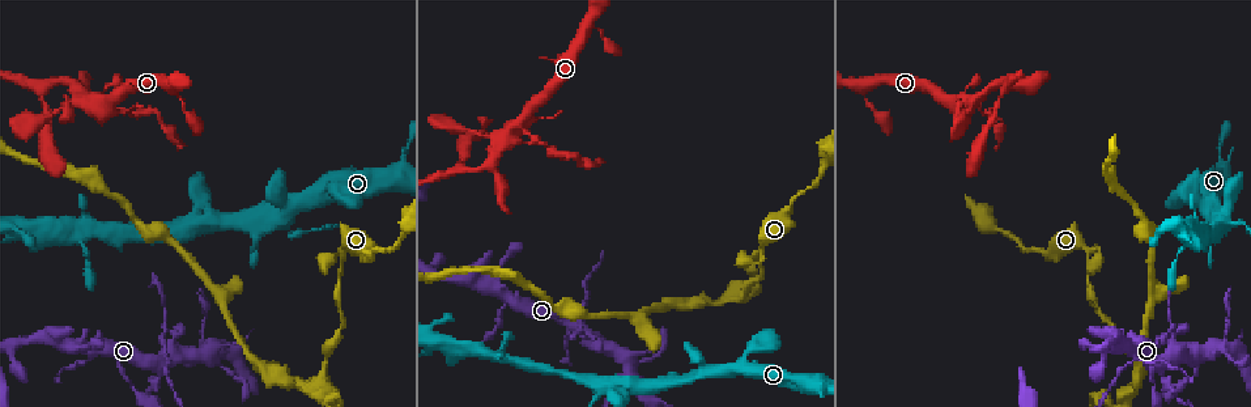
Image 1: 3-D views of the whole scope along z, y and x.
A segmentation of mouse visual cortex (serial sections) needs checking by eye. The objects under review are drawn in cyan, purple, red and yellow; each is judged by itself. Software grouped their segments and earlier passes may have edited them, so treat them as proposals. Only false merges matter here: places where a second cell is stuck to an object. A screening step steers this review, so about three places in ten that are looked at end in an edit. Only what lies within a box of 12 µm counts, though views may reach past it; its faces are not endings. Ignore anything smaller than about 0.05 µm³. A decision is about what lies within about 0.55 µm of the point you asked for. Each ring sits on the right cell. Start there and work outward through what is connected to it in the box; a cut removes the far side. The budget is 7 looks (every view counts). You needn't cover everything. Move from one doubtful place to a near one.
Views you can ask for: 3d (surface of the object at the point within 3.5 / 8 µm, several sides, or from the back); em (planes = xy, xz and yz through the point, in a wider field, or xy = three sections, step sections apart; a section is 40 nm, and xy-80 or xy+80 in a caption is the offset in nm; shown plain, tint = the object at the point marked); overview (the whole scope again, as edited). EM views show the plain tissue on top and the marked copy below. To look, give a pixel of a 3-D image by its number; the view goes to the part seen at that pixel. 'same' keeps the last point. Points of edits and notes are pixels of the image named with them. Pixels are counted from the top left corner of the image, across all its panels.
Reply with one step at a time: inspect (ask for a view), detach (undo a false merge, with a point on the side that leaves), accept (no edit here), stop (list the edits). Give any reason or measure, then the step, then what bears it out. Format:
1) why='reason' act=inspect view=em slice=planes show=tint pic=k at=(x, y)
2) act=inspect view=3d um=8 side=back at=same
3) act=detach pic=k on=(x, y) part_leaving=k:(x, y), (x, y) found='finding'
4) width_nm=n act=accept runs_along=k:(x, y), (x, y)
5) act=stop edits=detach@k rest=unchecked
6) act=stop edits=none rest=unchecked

why='sharp bend' act=inspect view=3d um=3.5 pic=1 at=(338, 254)

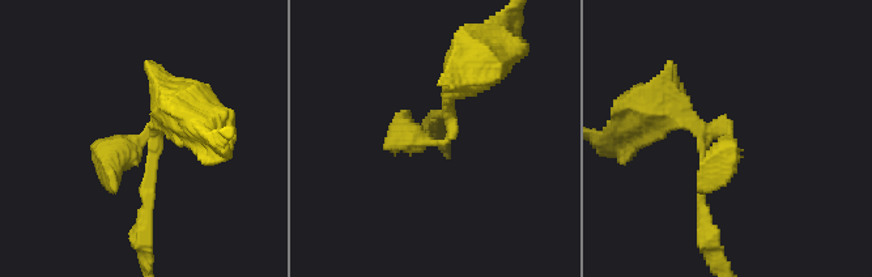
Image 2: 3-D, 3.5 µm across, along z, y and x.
act=inspect view=em slice=xy step=2 show=tint pic=2 at=(729, 137)

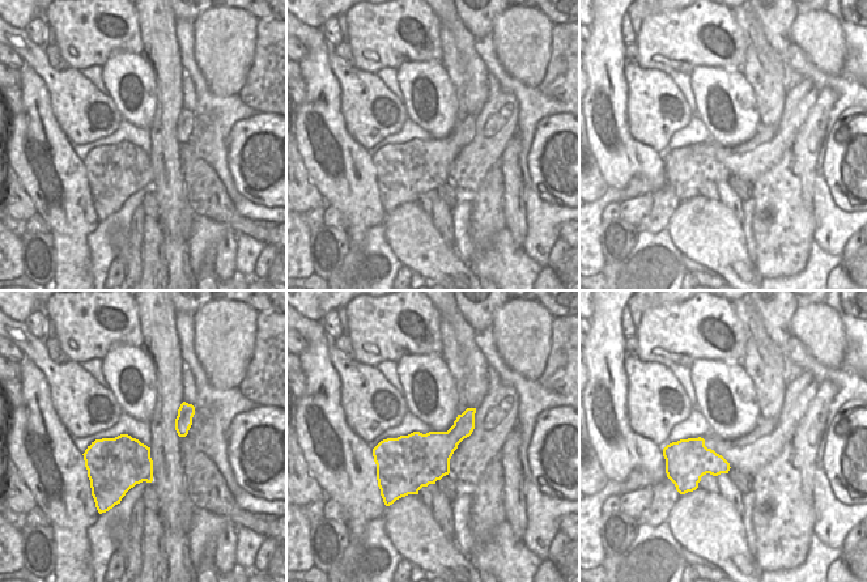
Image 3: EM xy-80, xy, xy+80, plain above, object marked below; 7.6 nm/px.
act=accept runs_along=2:(165, 111), (113, 188) found='continuous, no second cell'

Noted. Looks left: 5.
why='narrows sharply' act=inspect view=3d um=3.5 pic=1 at=(983, 112)

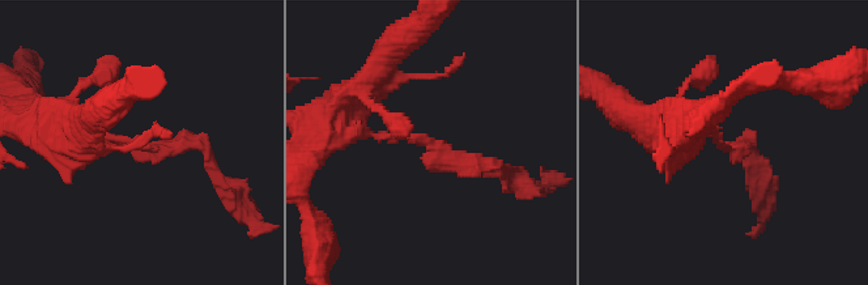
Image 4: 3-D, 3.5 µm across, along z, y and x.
act=inspect view=em slice=xy step=1 show=tint pic=4 at=(716, 139)

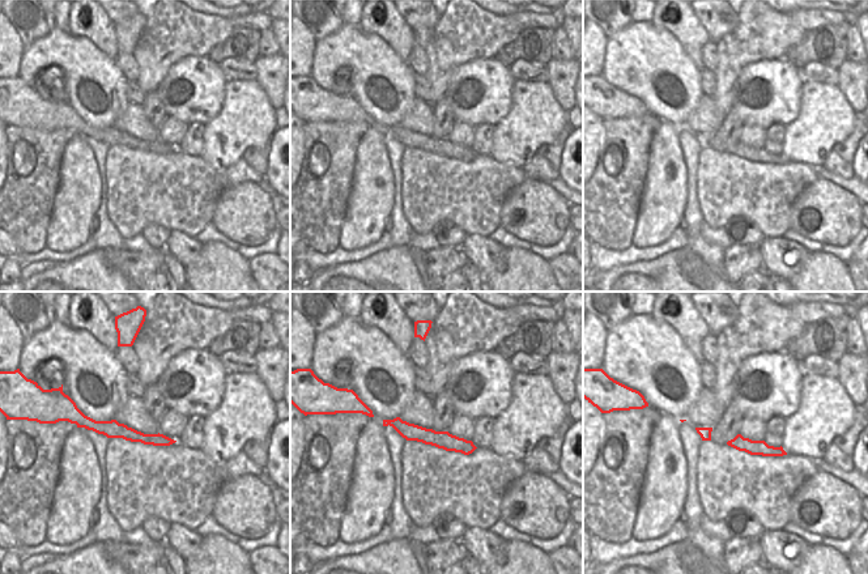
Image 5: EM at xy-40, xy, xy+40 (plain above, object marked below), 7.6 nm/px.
arm_widths_nm=200,250 act=accept runs_along=4:(41, 124), (141, 148), (192, 144) found='all the same cell'

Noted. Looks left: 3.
act=inspect view=3d um=3.5 side=back pic=1 at=(177, 356)

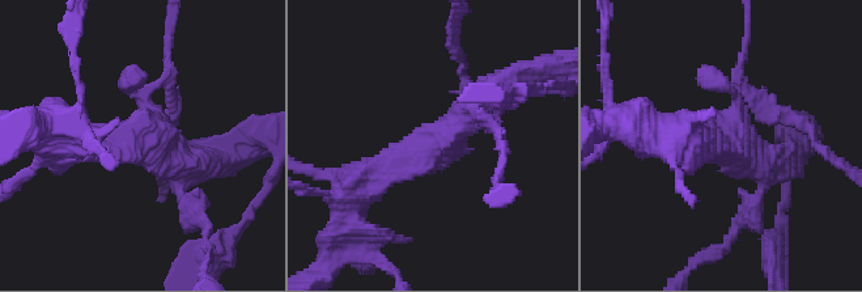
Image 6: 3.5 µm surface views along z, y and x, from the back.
arms=4 arm_widths_nm=150,150,400,400 act=inspect view=em slice=xy step=5 show=tint pic=6 at=(438, 143)

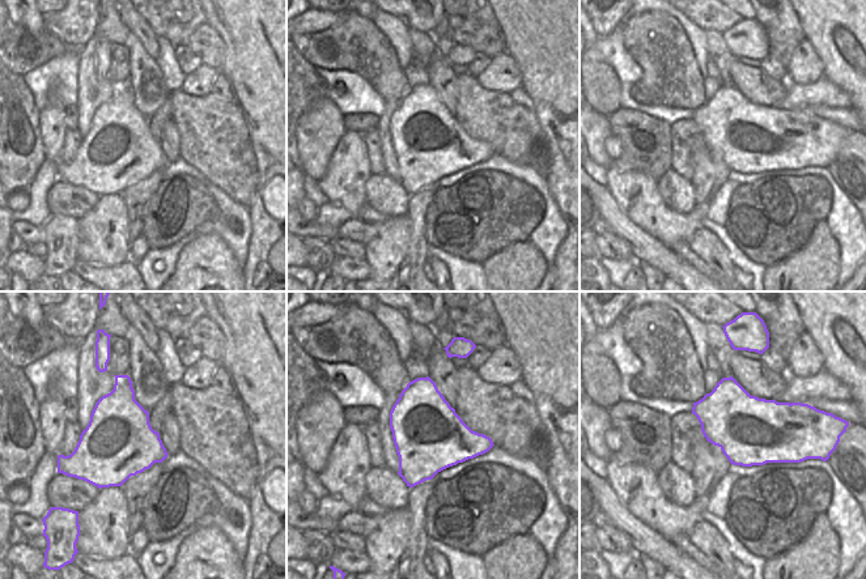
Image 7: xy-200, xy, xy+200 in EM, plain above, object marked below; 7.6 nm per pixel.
act=accept runs_along=6:(505, 85), (417, 159), (361, 185) found='one cell here'

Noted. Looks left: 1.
act=stop edits=none rest=unchecked

